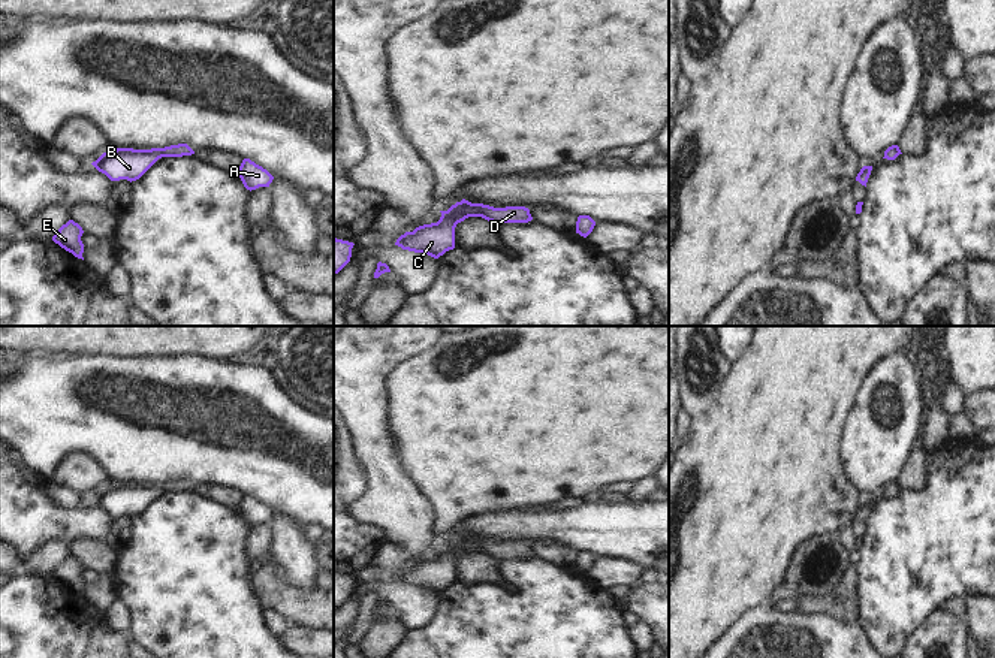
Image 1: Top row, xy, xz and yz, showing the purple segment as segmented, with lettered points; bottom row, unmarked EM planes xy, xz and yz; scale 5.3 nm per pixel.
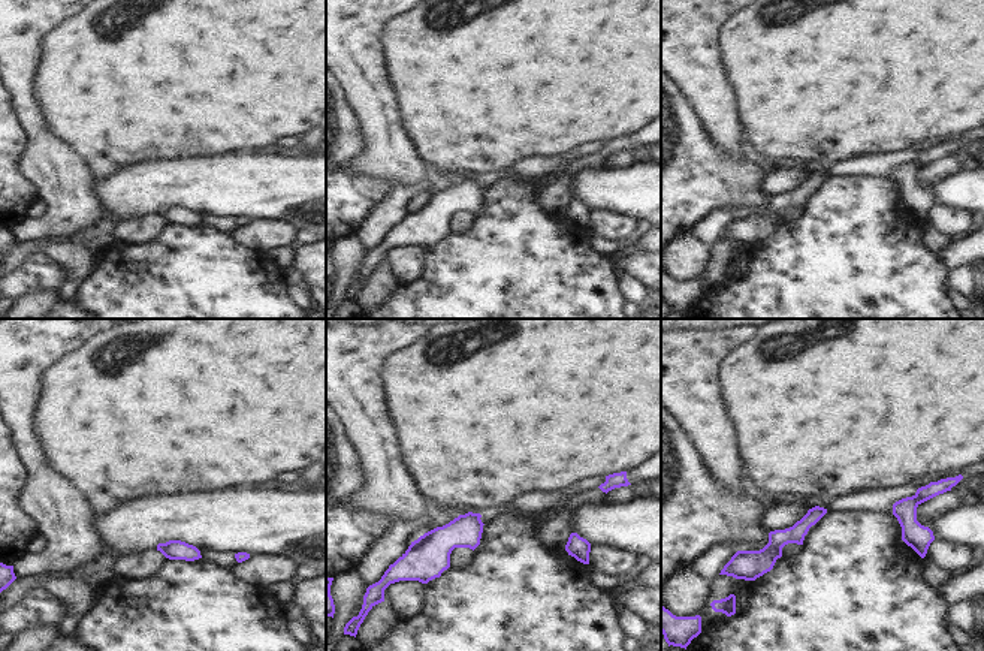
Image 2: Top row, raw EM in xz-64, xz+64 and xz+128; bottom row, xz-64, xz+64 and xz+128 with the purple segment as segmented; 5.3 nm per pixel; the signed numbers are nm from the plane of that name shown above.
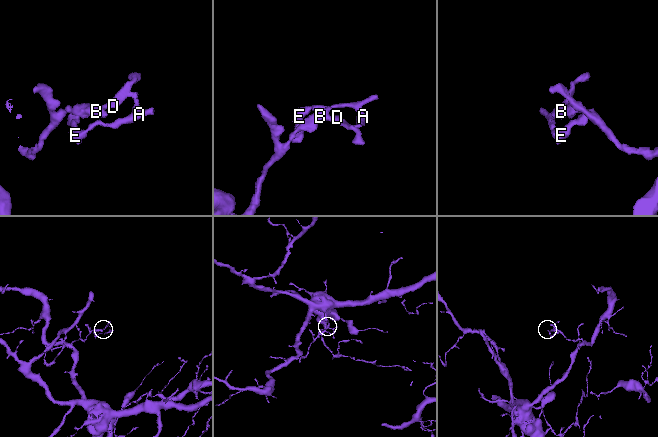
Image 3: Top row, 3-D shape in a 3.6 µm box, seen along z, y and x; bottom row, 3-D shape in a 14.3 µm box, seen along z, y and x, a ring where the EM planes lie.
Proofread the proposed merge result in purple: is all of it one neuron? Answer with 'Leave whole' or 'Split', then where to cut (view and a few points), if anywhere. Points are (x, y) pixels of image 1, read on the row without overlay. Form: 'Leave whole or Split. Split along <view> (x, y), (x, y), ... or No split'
Leave whole. No split

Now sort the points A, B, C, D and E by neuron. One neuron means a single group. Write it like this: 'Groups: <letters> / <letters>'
Groups: A B C D E

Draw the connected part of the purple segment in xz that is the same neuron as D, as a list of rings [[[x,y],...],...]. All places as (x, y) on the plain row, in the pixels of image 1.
[[[465,534],[440,547],[441,552],[437,558],[405,567],[397,574],[395,580],[438,594],[455,583],[455,562],[468,552],[482,552],[494,559],[528,558],[533,555],[530,544],[525,541],[494,543],[483,538],[471,538]]]

